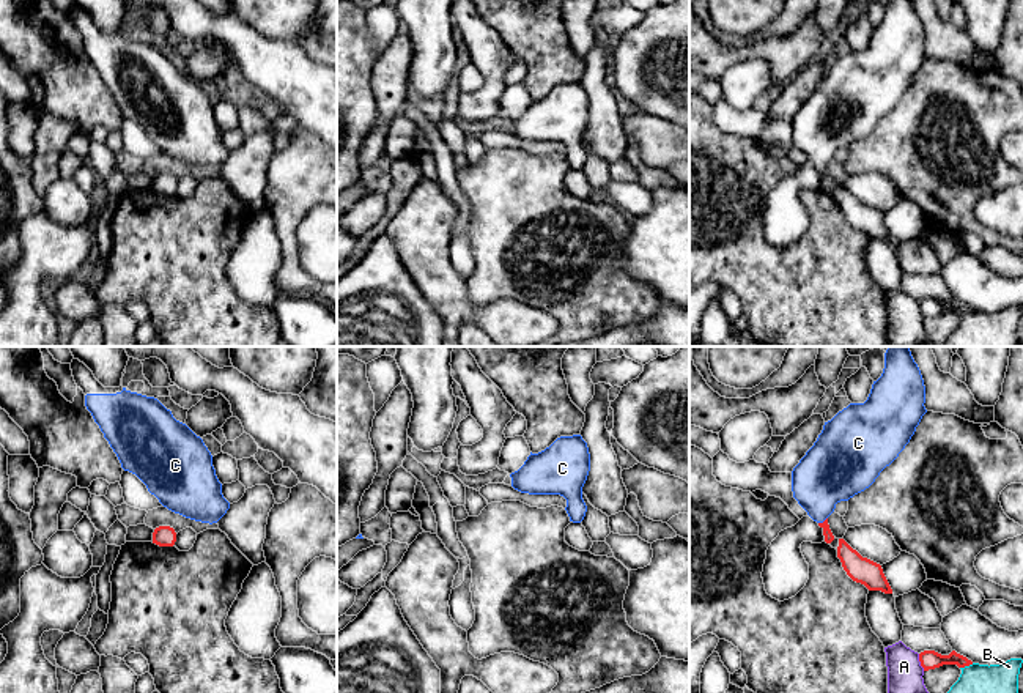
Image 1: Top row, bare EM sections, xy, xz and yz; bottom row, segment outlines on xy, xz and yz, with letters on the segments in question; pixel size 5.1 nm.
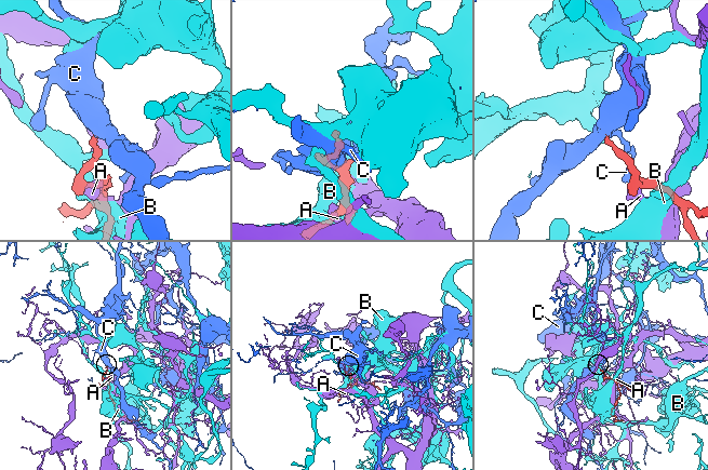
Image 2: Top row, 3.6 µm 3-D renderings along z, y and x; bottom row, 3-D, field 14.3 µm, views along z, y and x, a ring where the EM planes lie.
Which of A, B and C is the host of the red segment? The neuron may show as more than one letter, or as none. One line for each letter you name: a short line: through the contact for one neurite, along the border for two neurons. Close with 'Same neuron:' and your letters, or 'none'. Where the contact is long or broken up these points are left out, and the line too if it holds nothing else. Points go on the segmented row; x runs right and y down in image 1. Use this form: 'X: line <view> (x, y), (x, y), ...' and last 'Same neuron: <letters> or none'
C: line yz (828, 536), (823, 522), (823, 484), (828, 473)
Same neuron: C

